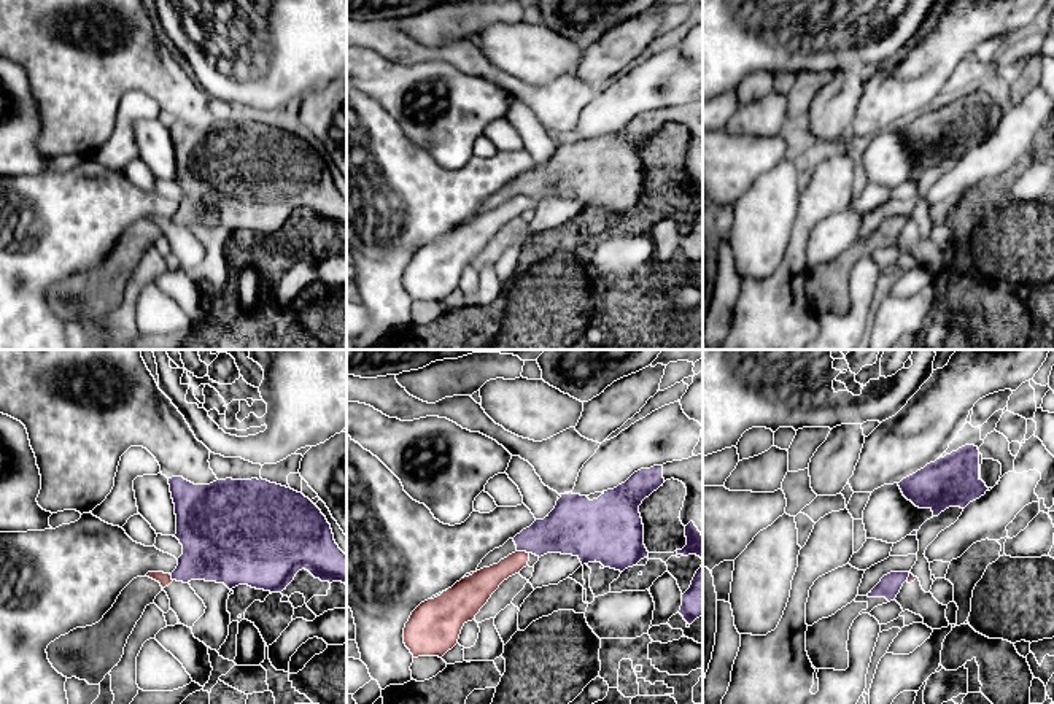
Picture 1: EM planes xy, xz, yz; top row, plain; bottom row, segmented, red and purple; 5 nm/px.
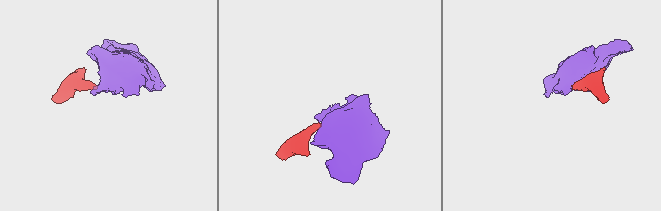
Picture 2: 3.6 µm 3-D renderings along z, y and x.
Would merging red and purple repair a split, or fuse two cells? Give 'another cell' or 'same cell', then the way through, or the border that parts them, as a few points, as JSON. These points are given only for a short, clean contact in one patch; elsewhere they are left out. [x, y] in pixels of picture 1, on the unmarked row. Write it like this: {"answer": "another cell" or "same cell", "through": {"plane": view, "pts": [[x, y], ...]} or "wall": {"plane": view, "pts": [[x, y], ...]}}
{"answer": "another cell", "wall": {"plane": "xz", "pts": [[517, 194], [528, 197]]}}

